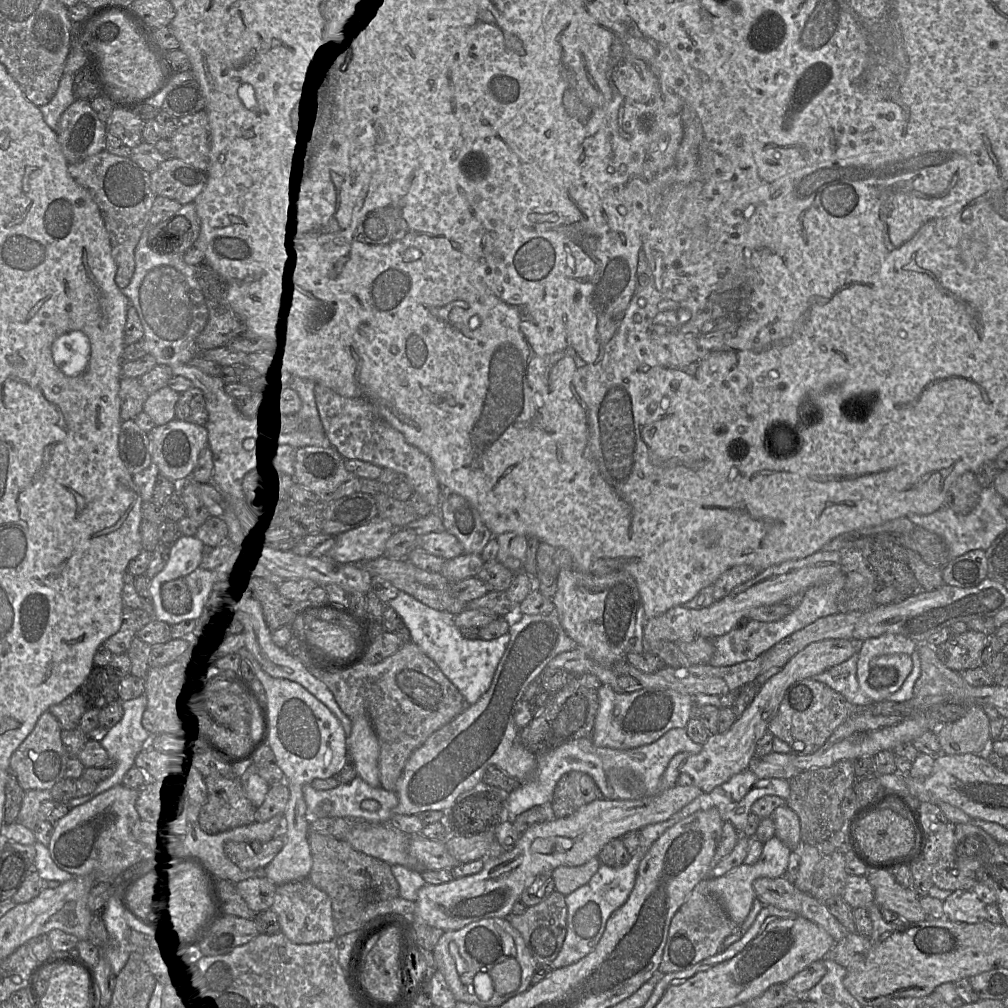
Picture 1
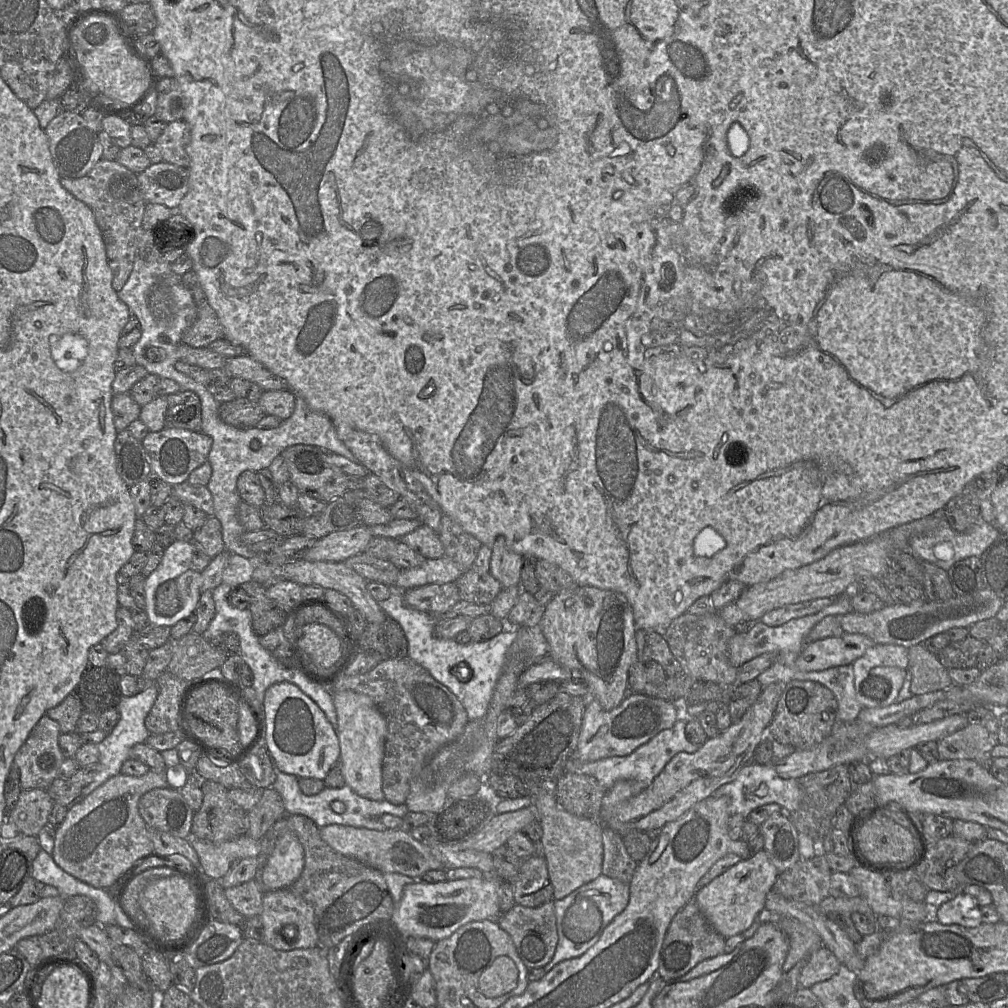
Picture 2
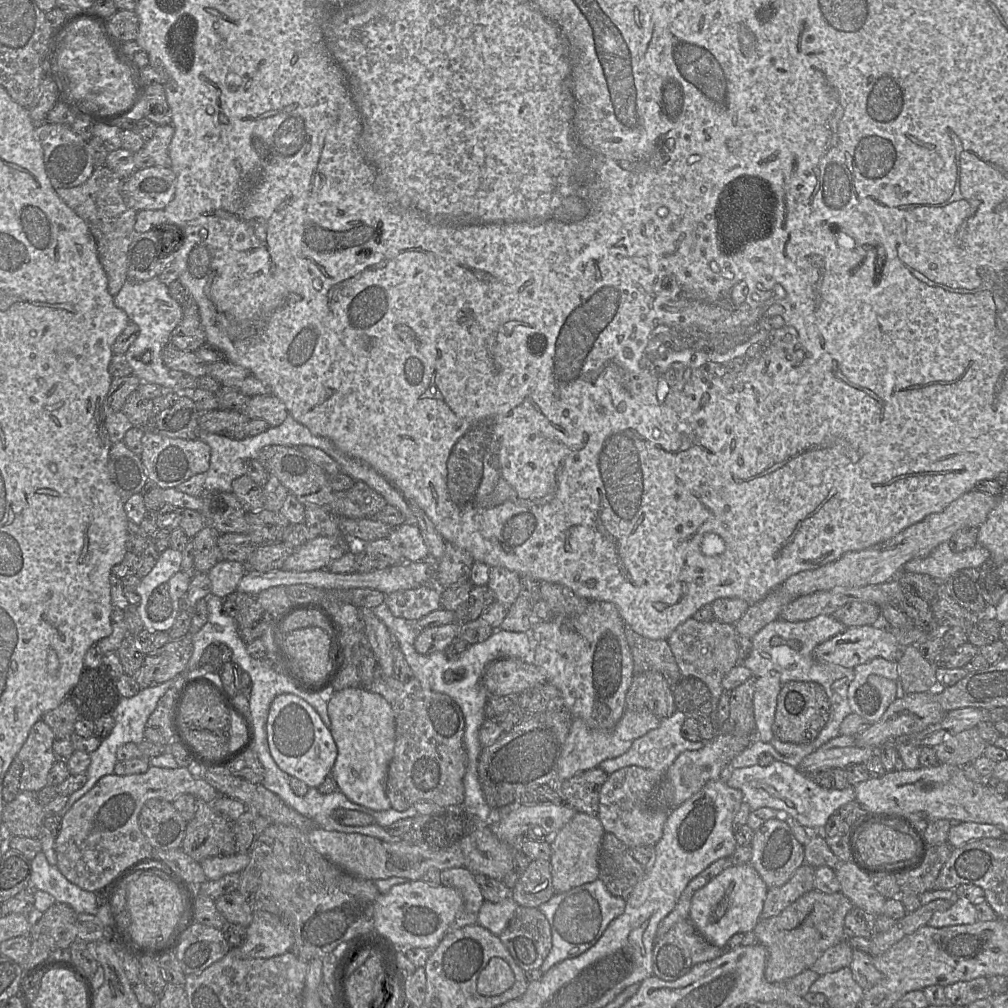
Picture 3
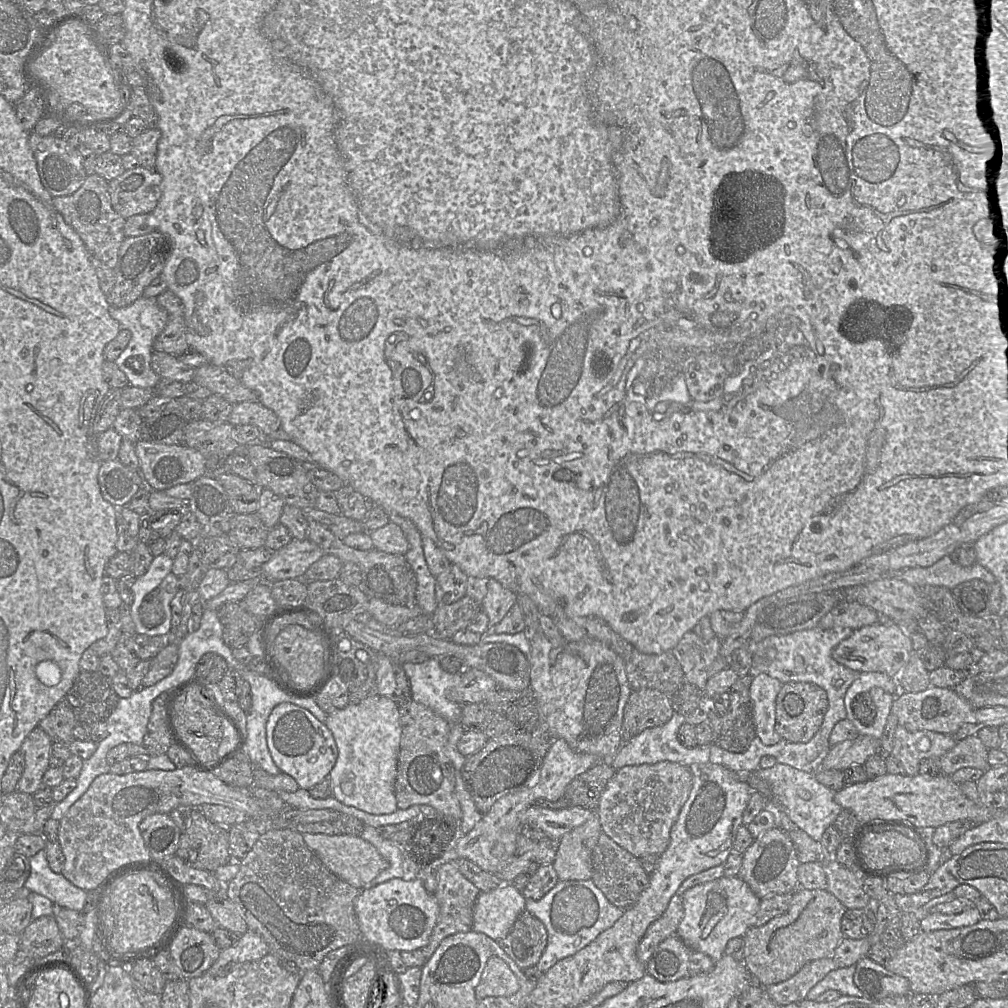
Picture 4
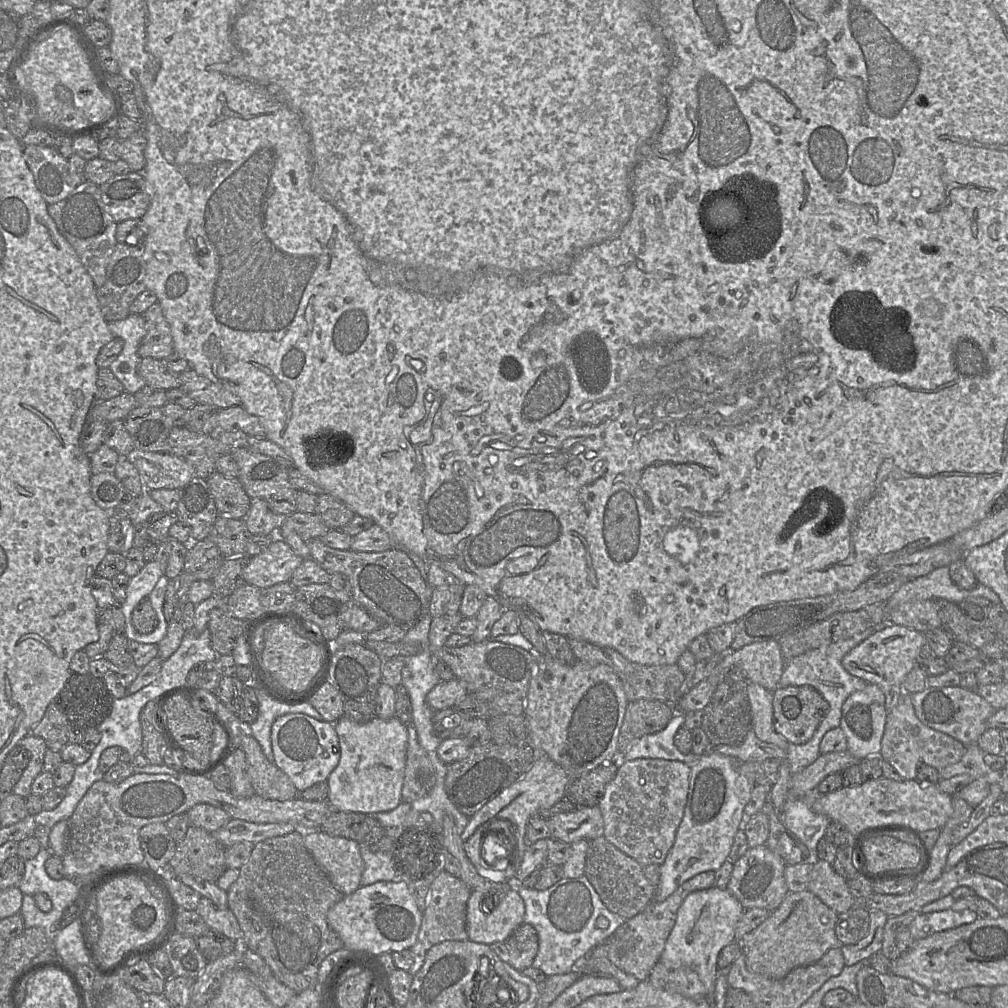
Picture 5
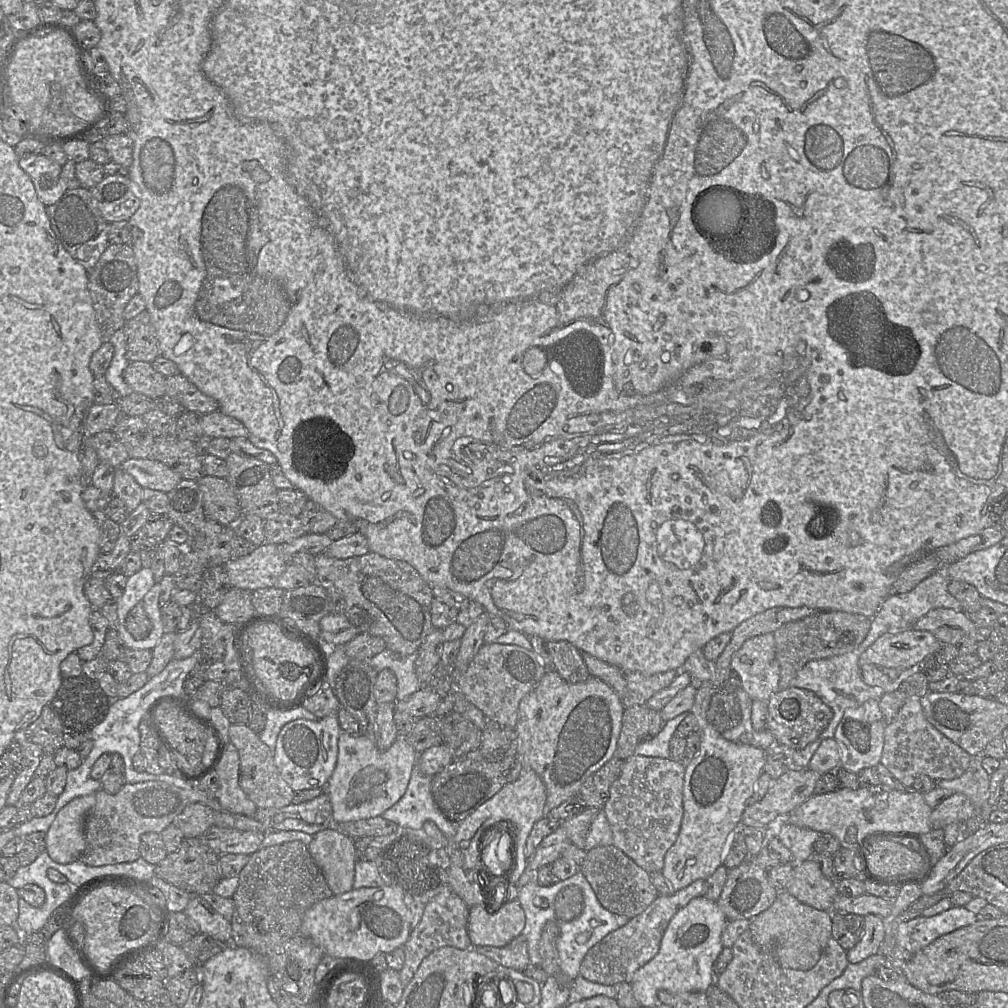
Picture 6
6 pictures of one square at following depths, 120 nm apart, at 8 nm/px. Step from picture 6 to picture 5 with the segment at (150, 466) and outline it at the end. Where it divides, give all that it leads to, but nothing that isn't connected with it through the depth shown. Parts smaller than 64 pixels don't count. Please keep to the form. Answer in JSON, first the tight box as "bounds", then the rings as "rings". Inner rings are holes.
{"bounds":[127,449,195,491],"rings":[[[133,449],[127,459],[138,470],[147,491],[181,489],[195,476],[189,463],[170,453]]]}

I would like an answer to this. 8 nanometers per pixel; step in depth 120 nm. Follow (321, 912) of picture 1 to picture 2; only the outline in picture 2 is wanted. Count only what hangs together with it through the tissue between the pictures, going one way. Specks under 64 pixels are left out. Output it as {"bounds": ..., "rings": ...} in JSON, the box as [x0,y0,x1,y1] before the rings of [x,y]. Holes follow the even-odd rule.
{"bounds":[260,888,319,951],"rings":[[[287,888],[264,893],[260,917],[263,924],[261,941],[274,949],[290,951],[319,945],[313,906]]]}

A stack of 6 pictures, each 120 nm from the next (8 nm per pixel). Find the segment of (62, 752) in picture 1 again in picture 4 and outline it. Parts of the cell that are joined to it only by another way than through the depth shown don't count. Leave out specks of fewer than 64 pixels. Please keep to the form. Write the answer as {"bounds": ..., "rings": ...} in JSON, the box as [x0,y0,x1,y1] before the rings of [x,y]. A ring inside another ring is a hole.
{"bounds":[17,726,52,795],"rings":[[[40,726],[35,727],[23,740],[20,751],[24,755],[25,768],[17,783],[17,791],[33,795],[42,787],[42,778],[48,767],[50,767],[50,753],[52,740]]]}

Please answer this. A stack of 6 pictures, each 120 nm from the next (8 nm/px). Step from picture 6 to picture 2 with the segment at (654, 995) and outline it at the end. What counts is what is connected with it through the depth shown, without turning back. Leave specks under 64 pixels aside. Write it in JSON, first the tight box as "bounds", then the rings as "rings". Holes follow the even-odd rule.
{"bounds":[695,849,780,939],"rings":[[[764,849],[740,860],[695,894],[695,902],[709,924],[726,939],[747,930],[765,909],[768,892],[780,873]]]}

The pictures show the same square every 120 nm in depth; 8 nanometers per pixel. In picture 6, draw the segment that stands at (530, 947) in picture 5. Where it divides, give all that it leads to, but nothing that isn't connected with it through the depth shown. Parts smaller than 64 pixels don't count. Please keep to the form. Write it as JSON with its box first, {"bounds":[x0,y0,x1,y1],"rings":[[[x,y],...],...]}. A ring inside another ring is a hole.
{"bounds":[473,934,530,971],"rings":[[[521,934],[504,947],[476,946],[473,949],[502,966],[517,971],[524,970],[530,964],[527,942]]]}

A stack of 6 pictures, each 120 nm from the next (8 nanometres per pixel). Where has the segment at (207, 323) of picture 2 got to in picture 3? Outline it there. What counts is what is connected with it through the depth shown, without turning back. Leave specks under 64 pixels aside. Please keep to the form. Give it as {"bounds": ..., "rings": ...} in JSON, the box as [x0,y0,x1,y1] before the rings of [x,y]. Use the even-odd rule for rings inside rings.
{"bounds":[169,281,206,352],"rings":[[[179,281],[169,286],[170,296],[179,303],[183,317],[170,335],[169,344],[183,351],[195,352],[206,343],[206,334],[196,301],[189,290]]]}

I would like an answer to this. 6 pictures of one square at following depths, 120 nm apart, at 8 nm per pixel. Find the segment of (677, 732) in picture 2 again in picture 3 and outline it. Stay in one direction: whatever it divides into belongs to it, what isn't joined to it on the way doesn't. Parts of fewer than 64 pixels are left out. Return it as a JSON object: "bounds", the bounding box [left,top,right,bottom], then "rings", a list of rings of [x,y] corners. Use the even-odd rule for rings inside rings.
{"bounds":[598,710,705,775],"rings":[[[676,710],[672,716],[661,719],[657,728],[634,740],[631,747],[624,754],[602,761],[598,767],[607,775],[626,766],[639,766],[665,773],[682,752],[699,750],[705,744],[702,740],[692,742],[682,737],[681,727],[686,718],[685,713]]]}

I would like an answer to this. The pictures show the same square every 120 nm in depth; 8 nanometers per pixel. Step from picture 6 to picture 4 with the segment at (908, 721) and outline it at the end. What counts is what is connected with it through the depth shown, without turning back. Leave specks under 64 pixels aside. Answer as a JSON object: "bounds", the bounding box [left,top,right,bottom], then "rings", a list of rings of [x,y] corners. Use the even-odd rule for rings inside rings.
{"bounds":[891,725,956,774],"rings":[[[898,725],[894,734],[894,744],[891,756],[901,762],[905,774],[919,774],[922,759],[940,758],[956,745],[951,735],[934,731],[908,731]]]}

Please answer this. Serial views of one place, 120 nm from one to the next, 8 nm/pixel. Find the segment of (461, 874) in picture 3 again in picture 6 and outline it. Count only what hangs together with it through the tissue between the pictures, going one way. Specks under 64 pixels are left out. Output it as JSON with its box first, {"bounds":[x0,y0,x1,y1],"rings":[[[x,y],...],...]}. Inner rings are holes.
{"bounds":[399,885,473,987],"rings":[[[446,885],[426,904],[420,922],[412,929],[408,940],[402,946],[405,961],[399,971],[399,978],[404,987],[412,980],[422,960],[433,951],[442,947],[454,947],[460,950],[473,947],[467,930],[468,916],[469,907],[449,885]]]}

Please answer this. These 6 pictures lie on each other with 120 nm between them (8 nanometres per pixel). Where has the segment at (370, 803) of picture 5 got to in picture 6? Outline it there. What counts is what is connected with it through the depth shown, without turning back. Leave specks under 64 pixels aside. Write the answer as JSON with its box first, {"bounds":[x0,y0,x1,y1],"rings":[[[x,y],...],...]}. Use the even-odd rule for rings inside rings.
{"bounds":[328,730,418,823],"rings":[[[340,730],[336,767],[328,781],[333,822],[341,823],[381,816],[404,795],[417,756],[418,754],[404,736],[398,736],[389,749],[381,751],[375,742],[366,736],[351,736]]]}

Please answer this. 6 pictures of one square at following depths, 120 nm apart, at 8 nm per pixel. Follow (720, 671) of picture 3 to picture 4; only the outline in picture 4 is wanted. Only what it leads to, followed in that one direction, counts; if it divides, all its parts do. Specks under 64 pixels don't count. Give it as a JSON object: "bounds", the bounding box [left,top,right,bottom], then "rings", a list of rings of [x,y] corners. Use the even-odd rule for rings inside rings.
{"bounds":[671,630,729,693],"rings":[[[691,630],[671,651],[683,670],[685,681],[694,684],[703,693],[708,679],[728,666],[729,658],[720,654],[721,645],[722,639],[714,636],[703,640]]]}

